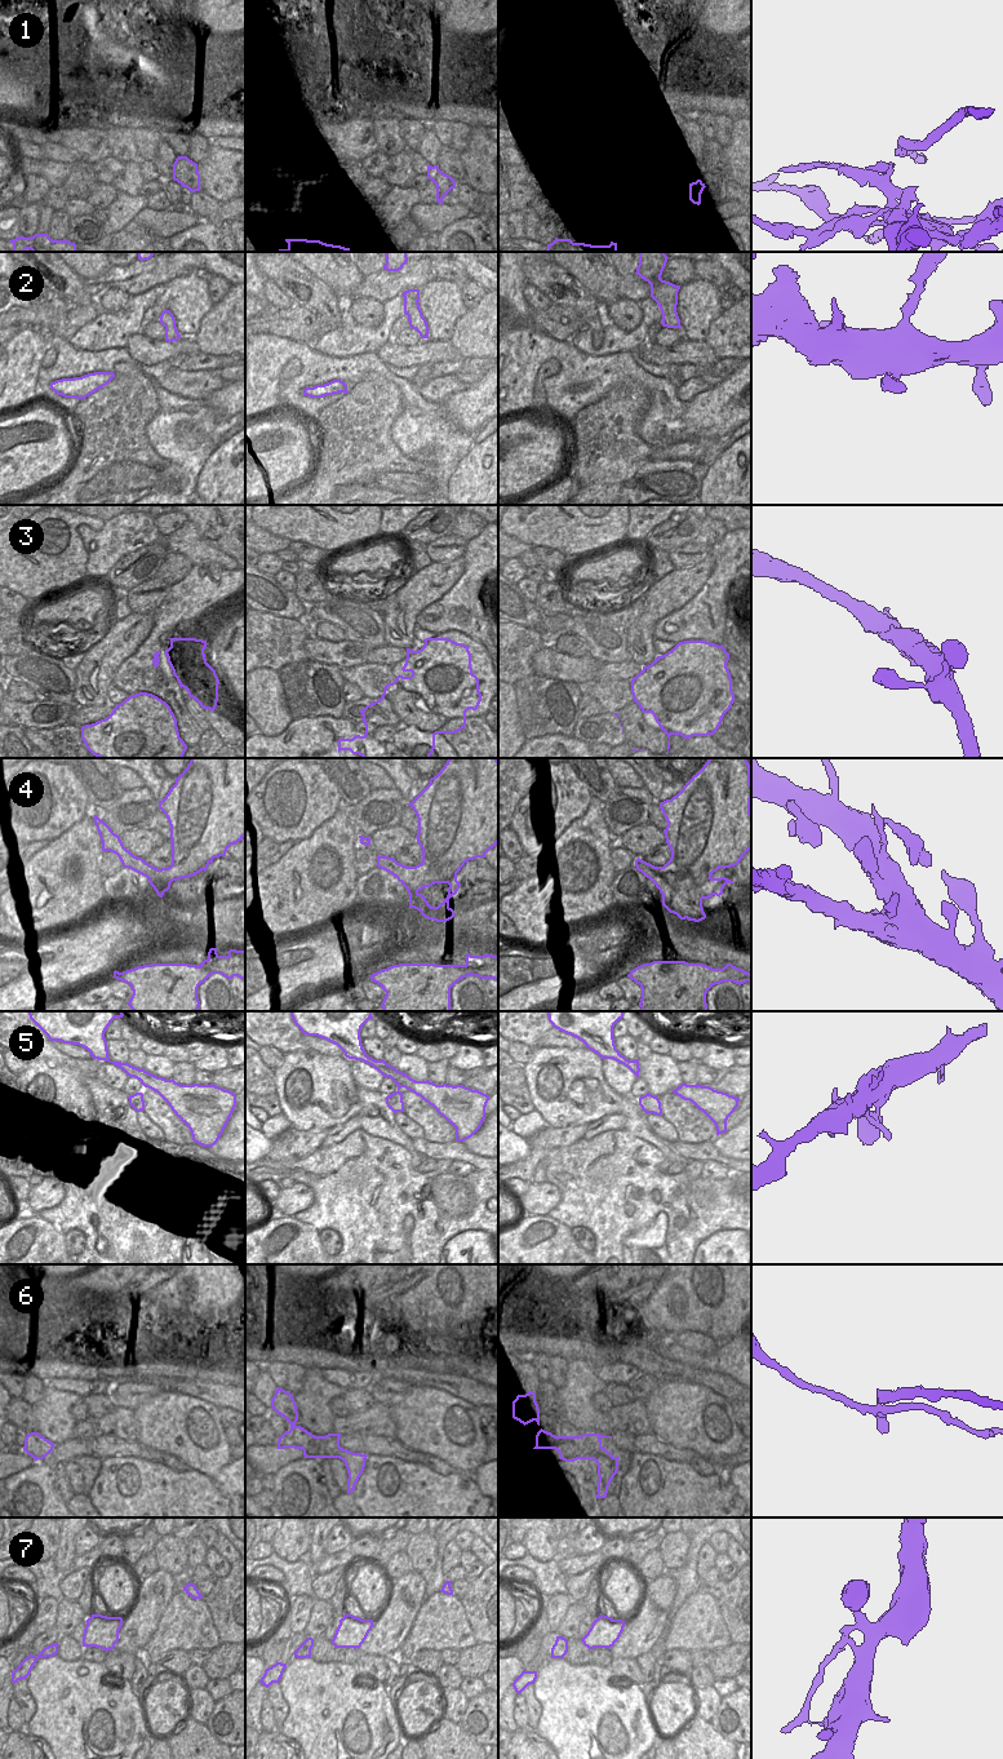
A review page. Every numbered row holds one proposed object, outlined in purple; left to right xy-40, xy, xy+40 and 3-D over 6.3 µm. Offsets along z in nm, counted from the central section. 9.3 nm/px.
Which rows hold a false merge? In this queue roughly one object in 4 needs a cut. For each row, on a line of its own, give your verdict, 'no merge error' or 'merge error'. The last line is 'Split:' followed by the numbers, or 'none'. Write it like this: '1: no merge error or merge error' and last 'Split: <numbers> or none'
1: merge error
2: no merge error
3: no merge error
4: no merge error
5: no merge error
6: merge error
7: merge error
Split: 1, 6, 7

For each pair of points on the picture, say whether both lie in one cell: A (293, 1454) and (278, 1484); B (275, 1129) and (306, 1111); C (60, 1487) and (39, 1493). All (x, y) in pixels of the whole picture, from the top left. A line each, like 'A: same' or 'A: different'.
A: different
B: different
C: different

